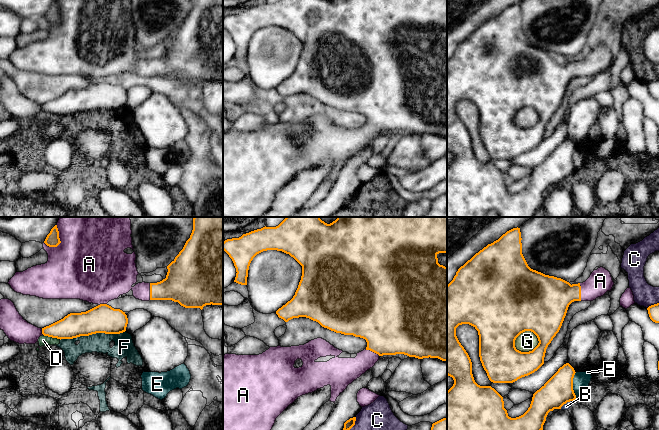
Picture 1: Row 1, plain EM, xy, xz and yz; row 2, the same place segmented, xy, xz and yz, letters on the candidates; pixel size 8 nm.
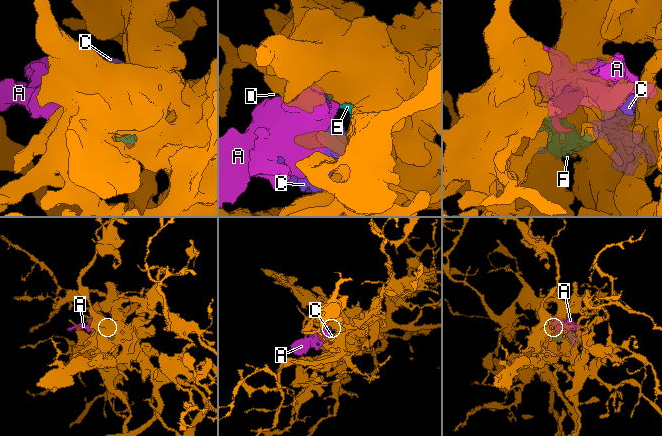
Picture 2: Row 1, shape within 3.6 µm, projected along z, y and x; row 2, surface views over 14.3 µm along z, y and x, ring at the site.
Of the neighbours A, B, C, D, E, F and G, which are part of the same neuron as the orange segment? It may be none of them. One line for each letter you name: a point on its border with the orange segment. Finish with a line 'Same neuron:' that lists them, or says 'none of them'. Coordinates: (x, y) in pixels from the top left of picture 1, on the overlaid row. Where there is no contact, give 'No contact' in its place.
A: Touches orange at xy (59, 239)
Same neuron: A

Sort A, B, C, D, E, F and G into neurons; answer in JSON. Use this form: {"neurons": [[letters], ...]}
{"neurons": [["A"], ["B", "C", "D", "F"], ["E", "G"]]}

